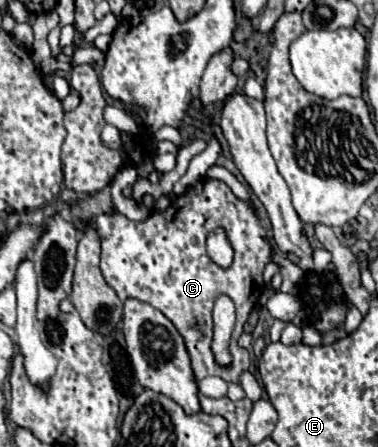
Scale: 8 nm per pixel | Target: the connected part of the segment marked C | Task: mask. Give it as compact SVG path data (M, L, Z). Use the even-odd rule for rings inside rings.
M201 178L185 194L175 196L167 210L153 210L141 222L129 220L117 210L95 216L95 228L97 220L101 236L101 272L117 296L121 300L129 296L149 302L175 324L185 340L185 348L191 358L191 370L197 382L205 376L221 376L227 382L239 382L239 372L249 368L249 352L245 348L239 350L237 338L243 332L249 312L265 290L263 268L271 262L273 254L273 246L267 240L267 230L259 222L251 202L237 198L221 180ZM215 228L225 230L233 248L233 262L229 268L215 268L215 262L207 256L207 236ZM221 294L233 300L237 312L235 330L229 342L229 352L233 356L229 366L219 366L211 352L211 312L215 300Z

